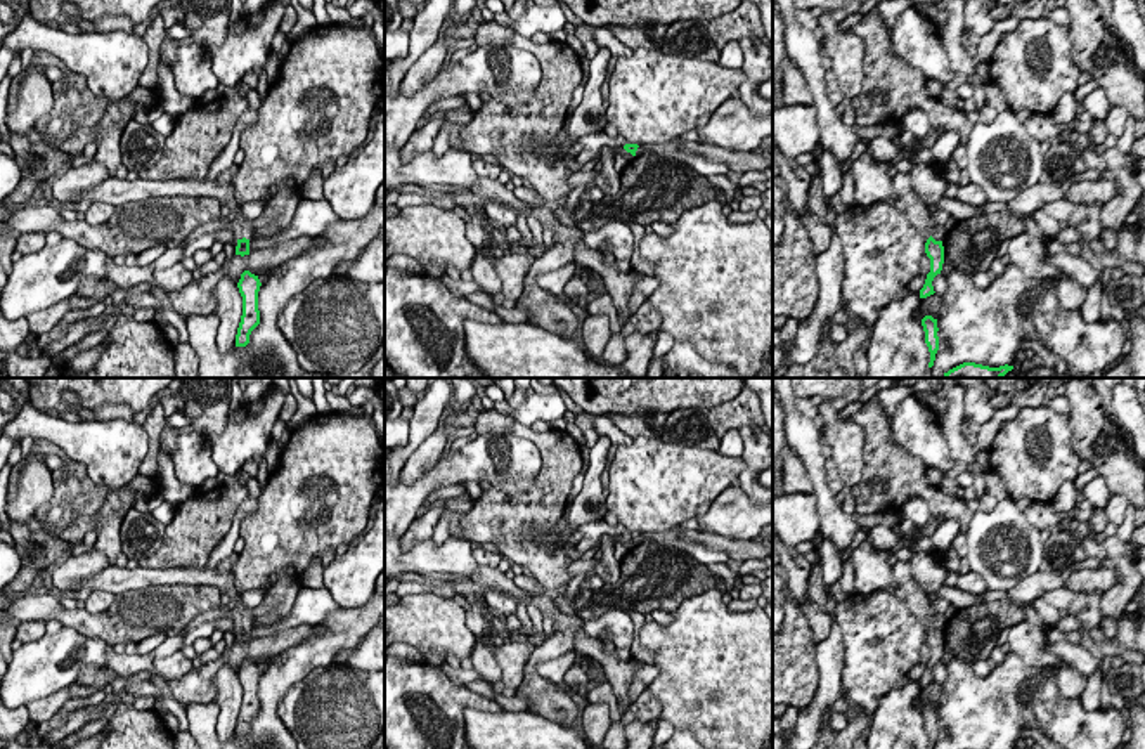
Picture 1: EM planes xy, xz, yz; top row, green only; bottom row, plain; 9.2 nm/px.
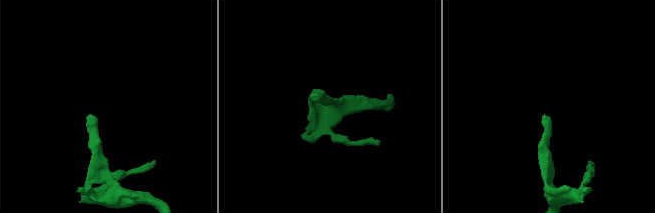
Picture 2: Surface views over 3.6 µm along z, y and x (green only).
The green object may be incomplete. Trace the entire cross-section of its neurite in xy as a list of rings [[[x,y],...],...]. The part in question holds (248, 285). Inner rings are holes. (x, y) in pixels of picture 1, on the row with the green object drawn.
[[[244,270],[237,283],[239,293],[243,296],[243,316],[236,335],[236,347],[246,347],[249,343],[251,331],[260,324],[258,310],[258,291],[260,291],[258,276]]]

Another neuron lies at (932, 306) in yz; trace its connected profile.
[[[937,293],[922,298],[918,310],[916,310],[916,319],[922,322],[925,316],[932,316],[934,319],[941,319],[946,314],[944,300]]]

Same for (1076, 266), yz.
[[[1065,251],[1045,255],[1045,262],[1071,274],[1079,284],[1091,288],[1098,279],[1103,283],[1102,274],[1095,270],[1081,255]]]

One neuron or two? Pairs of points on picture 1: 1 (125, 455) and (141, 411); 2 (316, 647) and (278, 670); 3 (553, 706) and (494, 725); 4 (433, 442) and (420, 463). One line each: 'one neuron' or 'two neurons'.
1: two neurons
2: one neuron
3: two neurons
4: one neuron

